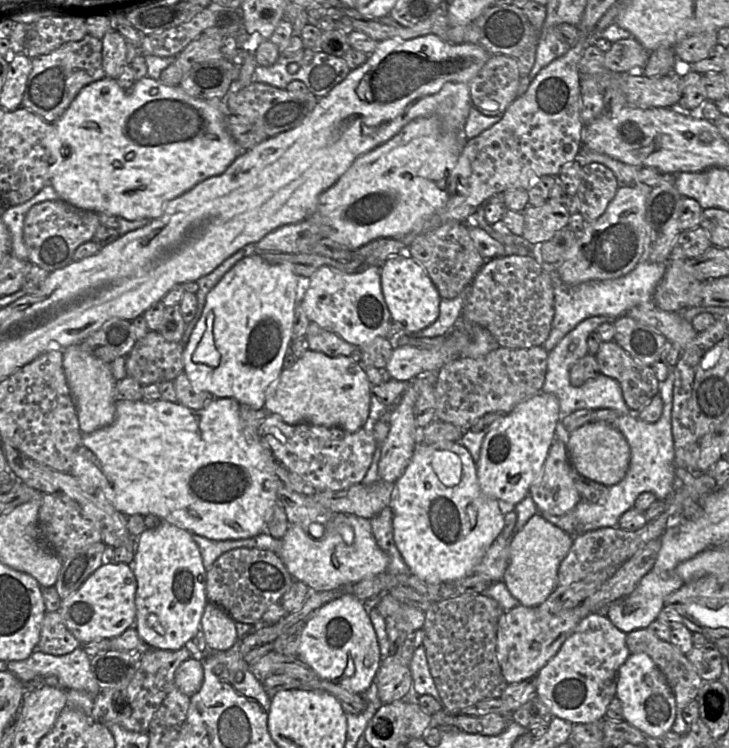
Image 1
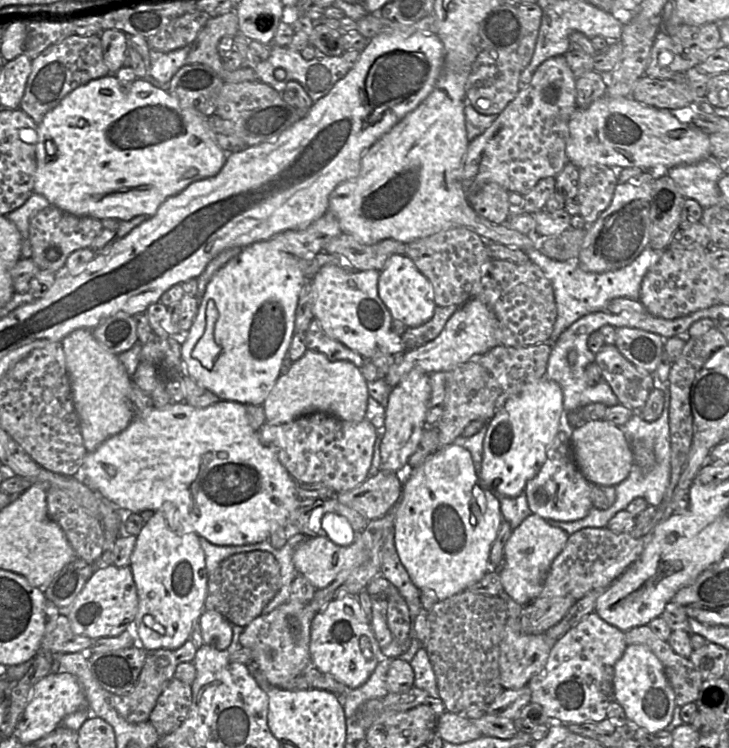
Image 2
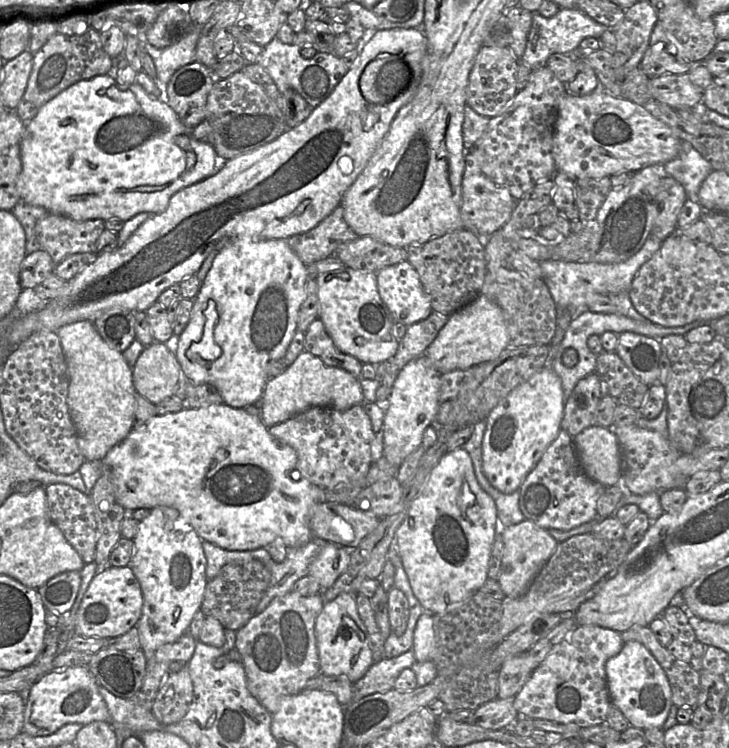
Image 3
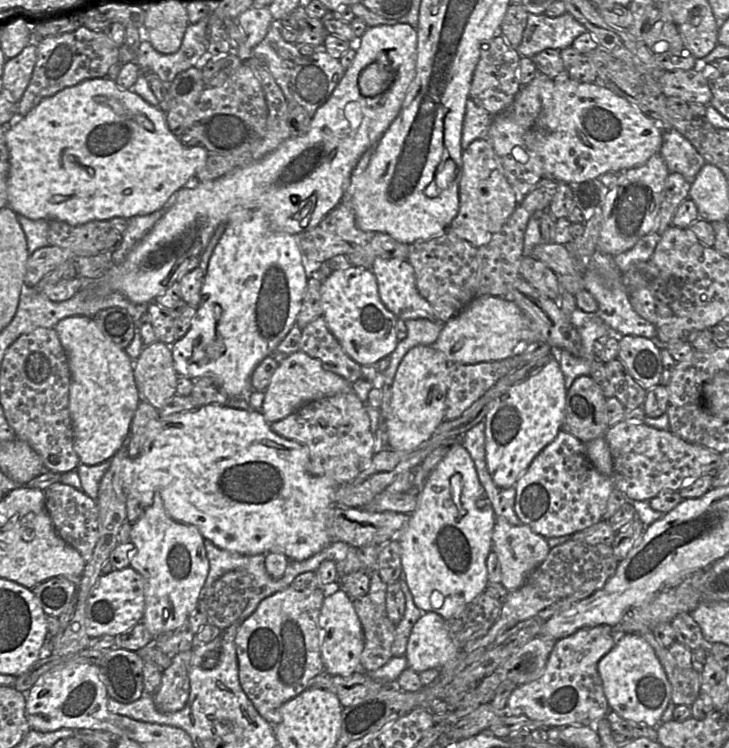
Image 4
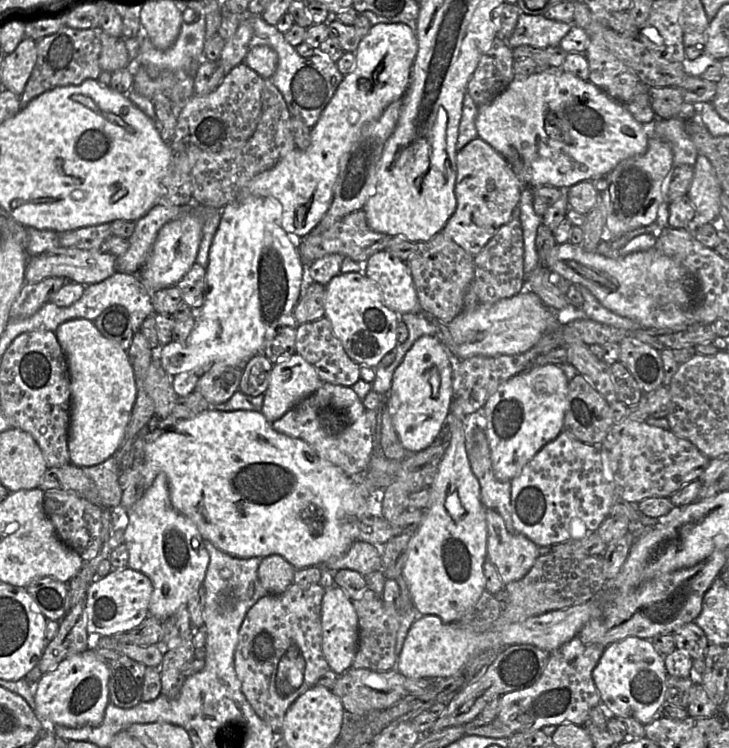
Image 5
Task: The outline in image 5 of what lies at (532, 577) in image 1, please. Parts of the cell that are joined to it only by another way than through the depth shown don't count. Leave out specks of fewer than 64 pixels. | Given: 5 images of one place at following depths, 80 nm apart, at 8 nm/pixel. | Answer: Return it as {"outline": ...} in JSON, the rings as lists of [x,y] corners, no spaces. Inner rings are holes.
{"outline":[[[486,509],[487,522],[487,559],[494,564],[504,585],[523,578],[541,554],[541,548],[520,533],[507,531],[501,515]]]}

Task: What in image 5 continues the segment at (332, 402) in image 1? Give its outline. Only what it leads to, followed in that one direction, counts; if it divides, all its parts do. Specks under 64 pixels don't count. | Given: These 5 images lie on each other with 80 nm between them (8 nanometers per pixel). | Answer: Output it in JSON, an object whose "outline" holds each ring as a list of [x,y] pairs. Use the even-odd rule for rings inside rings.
{"outline":[[[294,353],[273,366],[261,412],[273,423],[322,384],[313,366]]]}

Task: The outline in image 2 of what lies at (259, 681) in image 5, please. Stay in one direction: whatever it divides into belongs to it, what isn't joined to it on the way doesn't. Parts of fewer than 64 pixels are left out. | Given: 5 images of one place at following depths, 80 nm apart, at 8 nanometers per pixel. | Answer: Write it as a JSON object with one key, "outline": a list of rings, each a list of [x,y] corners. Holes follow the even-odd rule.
{"outline":[[[287,602],[269,614],[258,616],[244,627],[239,643],[251,650],[253,663],[269,687],[280,687],[297,676],[303,676],[304,671],[312,666],[309,653],[310,627],[316,614],[309,603]]]}

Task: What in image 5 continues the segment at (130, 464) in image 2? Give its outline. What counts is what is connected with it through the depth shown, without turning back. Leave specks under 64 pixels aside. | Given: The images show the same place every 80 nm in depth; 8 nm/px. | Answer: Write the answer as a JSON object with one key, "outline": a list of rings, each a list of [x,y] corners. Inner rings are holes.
{"outline":[[[210,407],[210,409],[193,418],[180,420],[165,428],[158,427],[154,431],[145,431],[144,460],[139,465],[139,473],[144,484],[144,490],[152,485],[159,473],[165,473],[168,478],[172,507],[189,518],[196,525],[202,538],[210,541],[222,552],[239,559],[279,555],[296,570],[320,566],[326,561],[347,552],[355,542],[352,539],[352,526],[355,525],[355,522],[364,518],[373,518],[373,516],[368,516],[368,499],[361,495],[361,485],[357,478],[346,475],[338,466],[320,458],[316,451],[303,440],[275,431],[272,423],[265,418],[261,411],[220,411]]]}

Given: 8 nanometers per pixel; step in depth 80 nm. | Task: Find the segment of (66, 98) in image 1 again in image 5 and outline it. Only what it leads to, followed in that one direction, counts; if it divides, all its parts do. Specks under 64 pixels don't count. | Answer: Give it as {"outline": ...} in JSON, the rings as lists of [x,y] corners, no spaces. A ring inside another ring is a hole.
{"outline":[[[62,27],[58,32],[37,41],[37,60],[20,95],[20,110],[38,95],[59,86],[80,85],[85,80],[97,80],[102,72],[114,73],[130,62],[125,39],[113,37],[101,27],[75,29]]]}

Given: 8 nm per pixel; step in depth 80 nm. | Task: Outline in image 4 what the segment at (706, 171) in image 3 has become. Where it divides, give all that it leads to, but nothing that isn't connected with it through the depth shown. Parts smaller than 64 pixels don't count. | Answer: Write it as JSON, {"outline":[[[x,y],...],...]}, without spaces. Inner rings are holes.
{"outline":[[[674,129],[663,130],[660,153],[669,172],[680,173],[691,184],[706,163],[691,142]]]}

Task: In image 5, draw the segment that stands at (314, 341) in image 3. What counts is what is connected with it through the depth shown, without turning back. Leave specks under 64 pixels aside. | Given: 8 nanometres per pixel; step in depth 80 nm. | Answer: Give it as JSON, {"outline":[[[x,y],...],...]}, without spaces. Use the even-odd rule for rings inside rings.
{"outline":[[[327,317],[296,325],[296,353],[313,366],[323,383],[352,387],[360,379],[360,366],[345,352]]]}

